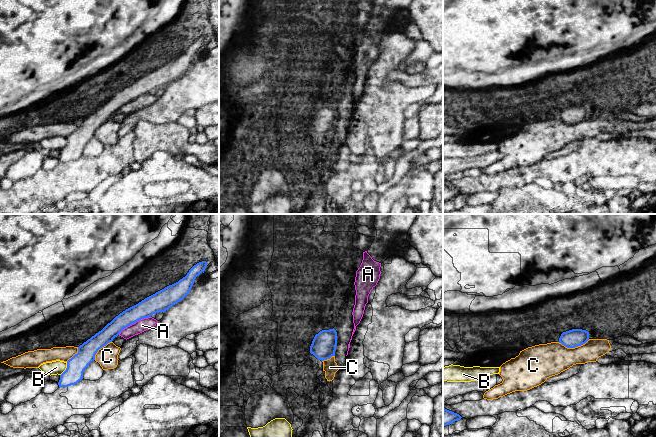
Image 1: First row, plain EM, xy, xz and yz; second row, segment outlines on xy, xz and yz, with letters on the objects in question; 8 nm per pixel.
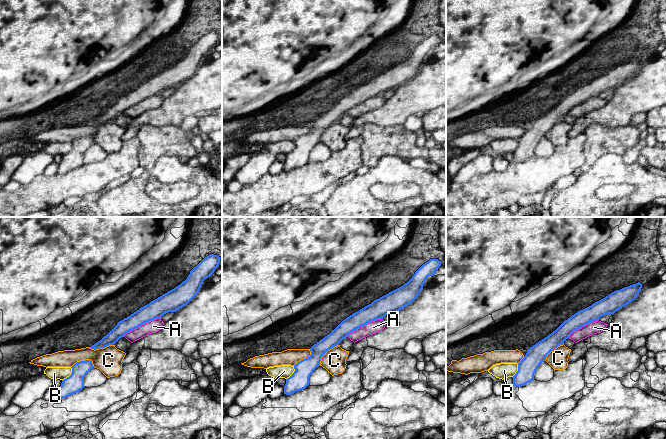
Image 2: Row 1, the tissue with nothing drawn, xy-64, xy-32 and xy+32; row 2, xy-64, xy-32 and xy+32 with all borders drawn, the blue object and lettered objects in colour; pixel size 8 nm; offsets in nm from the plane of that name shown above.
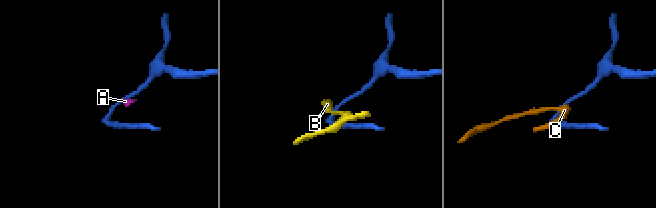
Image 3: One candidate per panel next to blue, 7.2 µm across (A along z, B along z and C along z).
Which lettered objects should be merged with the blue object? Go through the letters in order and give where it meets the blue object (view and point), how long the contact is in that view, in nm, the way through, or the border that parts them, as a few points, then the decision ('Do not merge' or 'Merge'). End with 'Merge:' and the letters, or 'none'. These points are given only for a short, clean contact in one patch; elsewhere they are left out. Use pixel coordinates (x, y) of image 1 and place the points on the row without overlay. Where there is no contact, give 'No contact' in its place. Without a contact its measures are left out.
A: Touches blue at xy (134, 98). Shared border 300 nm. Boundary: xy (150, 92), (141, 94), (128, 101), (118, 110). Do not merge
B: Touches blue at xy (66, 145). Shared border 130 nm. Boundary: xy (67, 138), (66, 145), (60, 151). Do not merge
C: Touches blue at yz (573, 123). Shared border 260 nm. Do not merge
Merge: none

